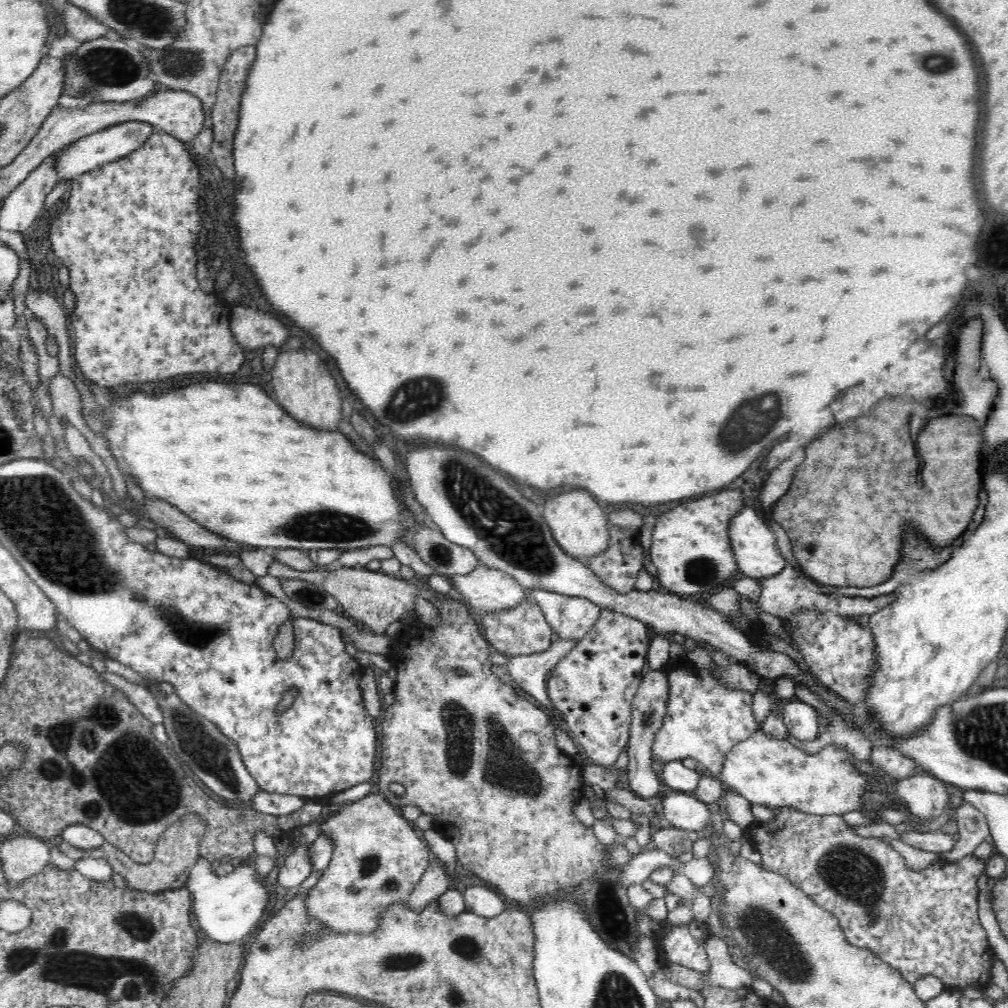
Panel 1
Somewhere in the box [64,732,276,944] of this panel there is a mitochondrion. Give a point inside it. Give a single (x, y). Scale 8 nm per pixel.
(135, 924)

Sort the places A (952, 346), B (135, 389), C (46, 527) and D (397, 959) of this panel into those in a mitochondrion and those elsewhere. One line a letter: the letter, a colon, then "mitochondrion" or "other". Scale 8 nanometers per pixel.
A: other
B: other
C: mitochondrion
D: mitochondrion

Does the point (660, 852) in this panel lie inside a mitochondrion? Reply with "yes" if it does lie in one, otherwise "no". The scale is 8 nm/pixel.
no

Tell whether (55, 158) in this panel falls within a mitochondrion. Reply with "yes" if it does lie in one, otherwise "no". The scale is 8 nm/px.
no

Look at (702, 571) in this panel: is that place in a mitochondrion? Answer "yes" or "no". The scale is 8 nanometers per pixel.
yes

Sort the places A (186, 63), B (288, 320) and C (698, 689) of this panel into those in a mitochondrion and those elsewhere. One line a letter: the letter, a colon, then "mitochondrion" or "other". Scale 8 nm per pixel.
A: mitochondrion
B: other
C: other

